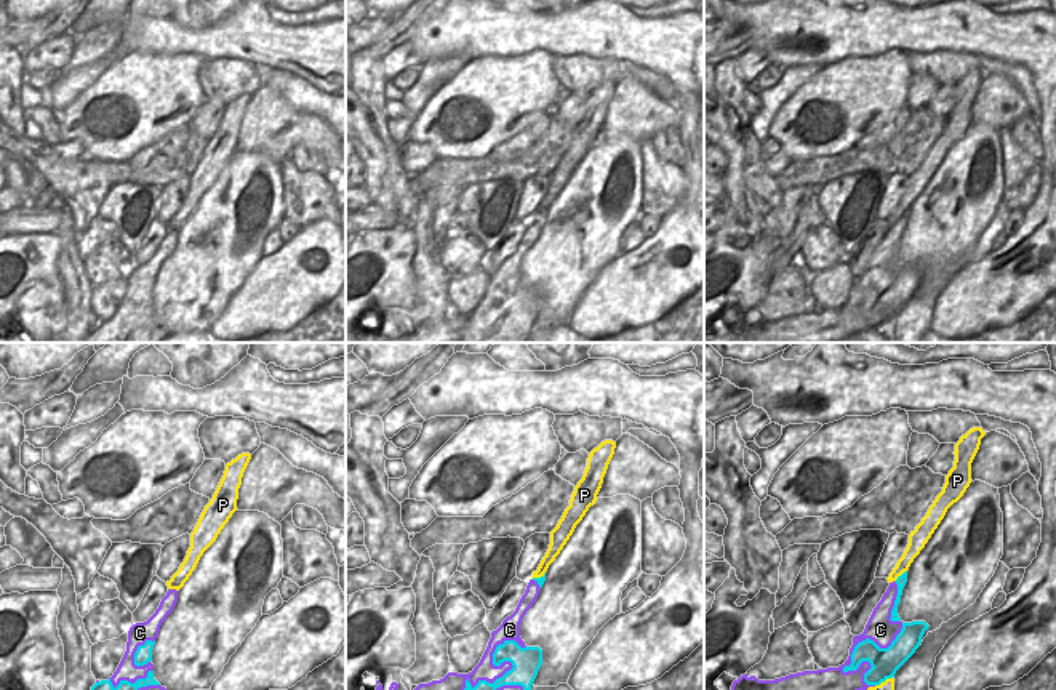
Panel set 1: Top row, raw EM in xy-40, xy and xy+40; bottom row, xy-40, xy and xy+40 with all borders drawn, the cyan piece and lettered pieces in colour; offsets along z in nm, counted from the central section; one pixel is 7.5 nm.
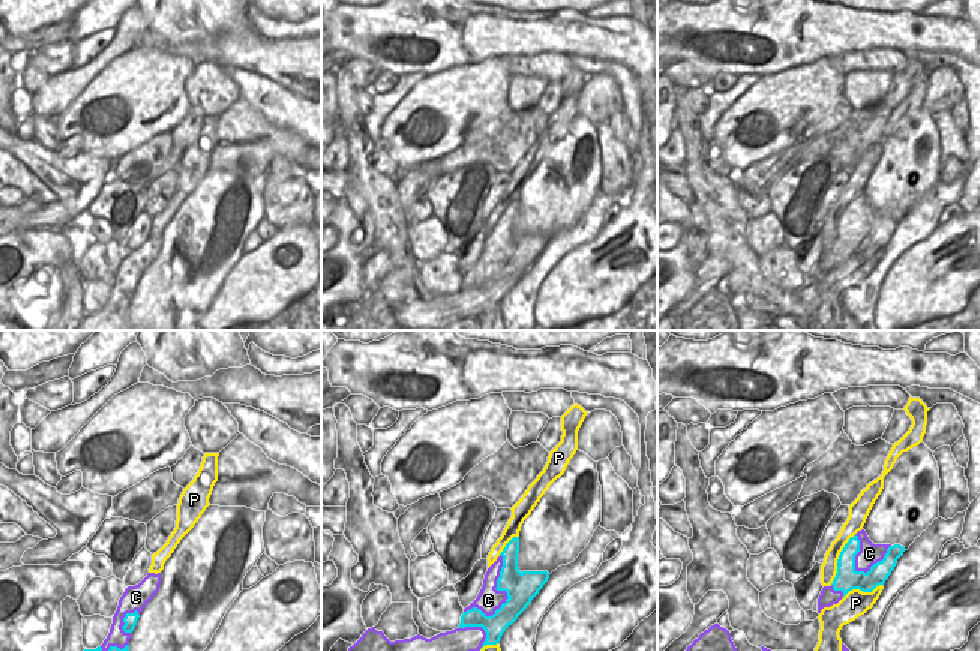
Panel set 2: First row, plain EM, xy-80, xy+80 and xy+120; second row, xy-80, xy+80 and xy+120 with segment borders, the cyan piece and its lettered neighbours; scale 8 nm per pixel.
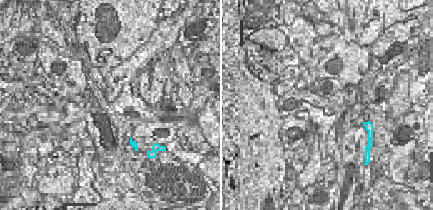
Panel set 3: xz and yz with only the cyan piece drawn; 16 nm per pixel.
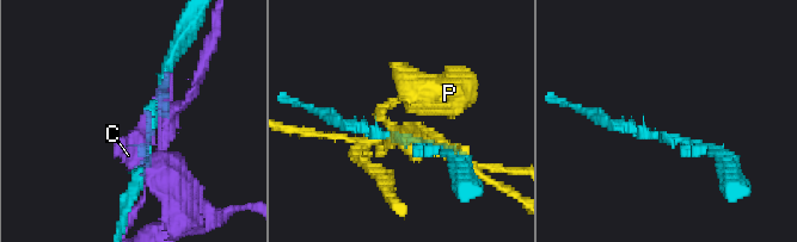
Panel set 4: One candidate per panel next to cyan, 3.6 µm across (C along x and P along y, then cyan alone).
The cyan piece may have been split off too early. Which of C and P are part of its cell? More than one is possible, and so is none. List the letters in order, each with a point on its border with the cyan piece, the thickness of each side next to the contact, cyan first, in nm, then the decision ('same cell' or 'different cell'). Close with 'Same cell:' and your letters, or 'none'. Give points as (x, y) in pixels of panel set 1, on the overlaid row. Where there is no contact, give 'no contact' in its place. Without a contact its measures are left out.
C: meets cyan in xy+40 at (869, 639); 220 nm thick on the cyan side, 200 nm on the other; different cell
P: meets cyan in xy+40 at (901, 575); 80 nm thick on the cyan side, 110 nm on the other; different cell
Same cell: none

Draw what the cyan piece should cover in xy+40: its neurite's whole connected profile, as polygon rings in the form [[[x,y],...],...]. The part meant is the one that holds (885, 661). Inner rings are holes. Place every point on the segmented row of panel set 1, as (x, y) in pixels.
[[[925,621],[902,623],[901,632],[888,648],[880,648],[870,639],[859,642],[851,653],[851,664],[845,666],[843,672],[856,671],[862,661],[869,661],[872,668],[864,674],[864,682],[880,685],[894,677],[896,671],[915,653],[928,628]]]

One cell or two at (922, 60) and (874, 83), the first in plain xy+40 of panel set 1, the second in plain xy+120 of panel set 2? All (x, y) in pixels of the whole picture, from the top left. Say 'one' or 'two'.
two

